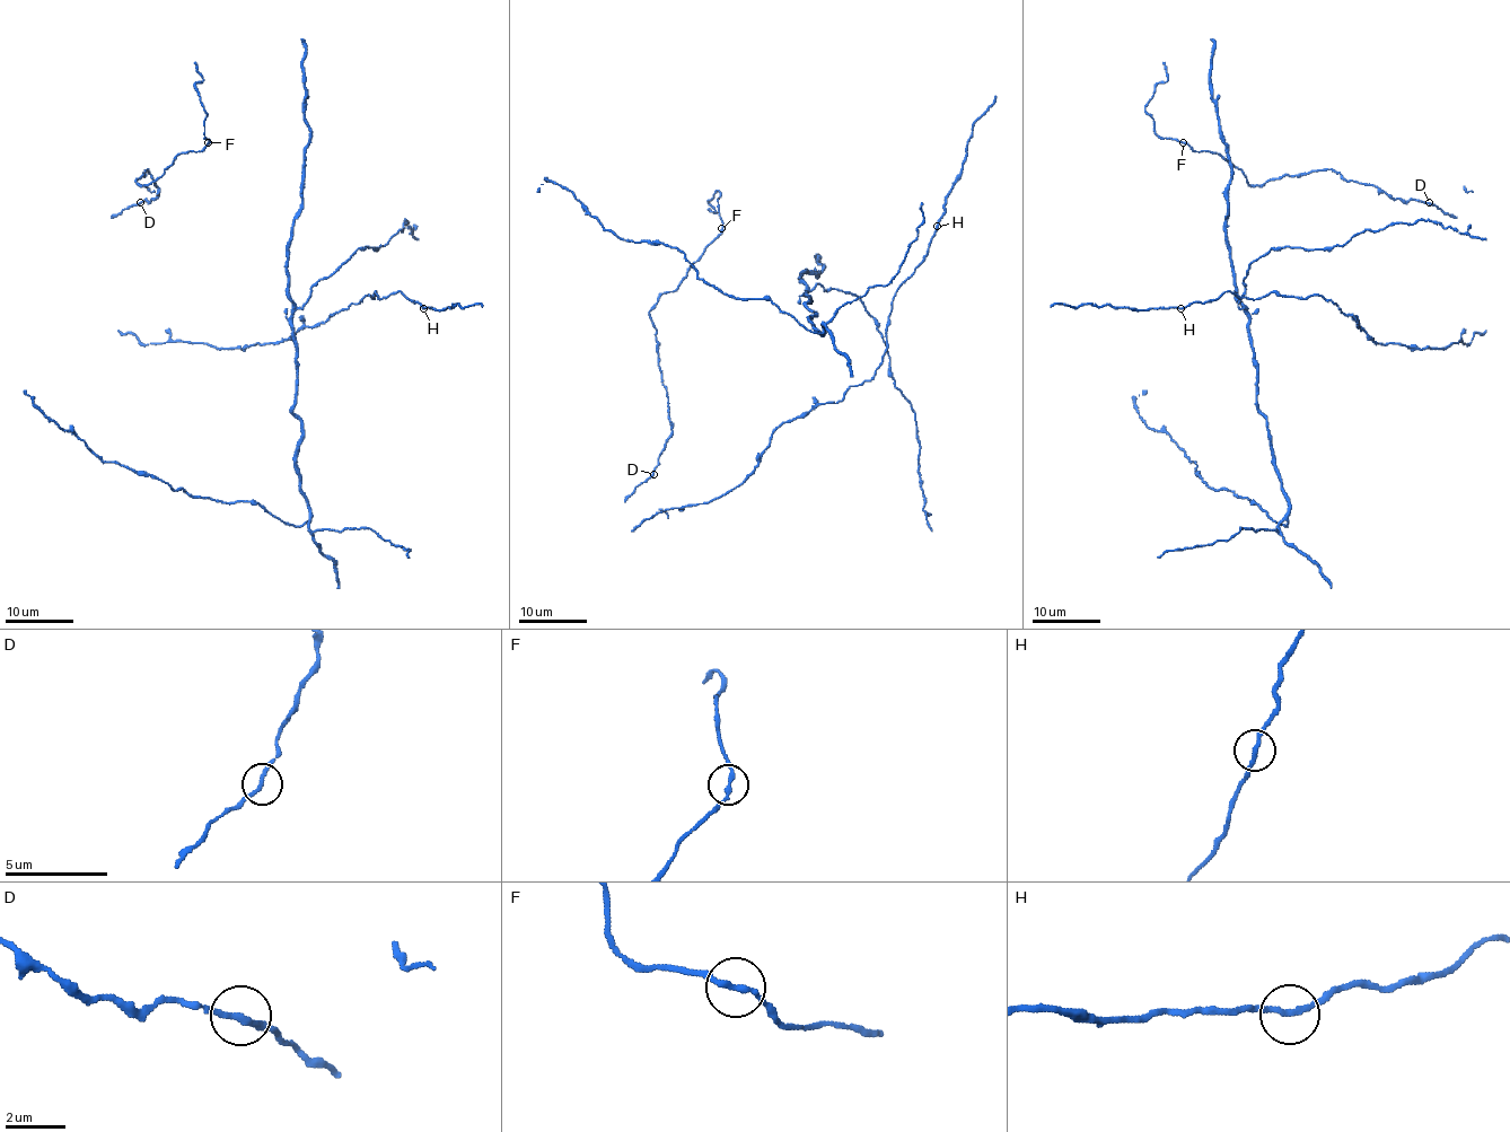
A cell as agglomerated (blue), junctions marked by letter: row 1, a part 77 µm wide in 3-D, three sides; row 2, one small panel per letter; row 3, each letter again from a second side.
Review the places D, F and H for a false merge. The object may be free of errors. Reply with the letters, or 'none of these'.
none of these

